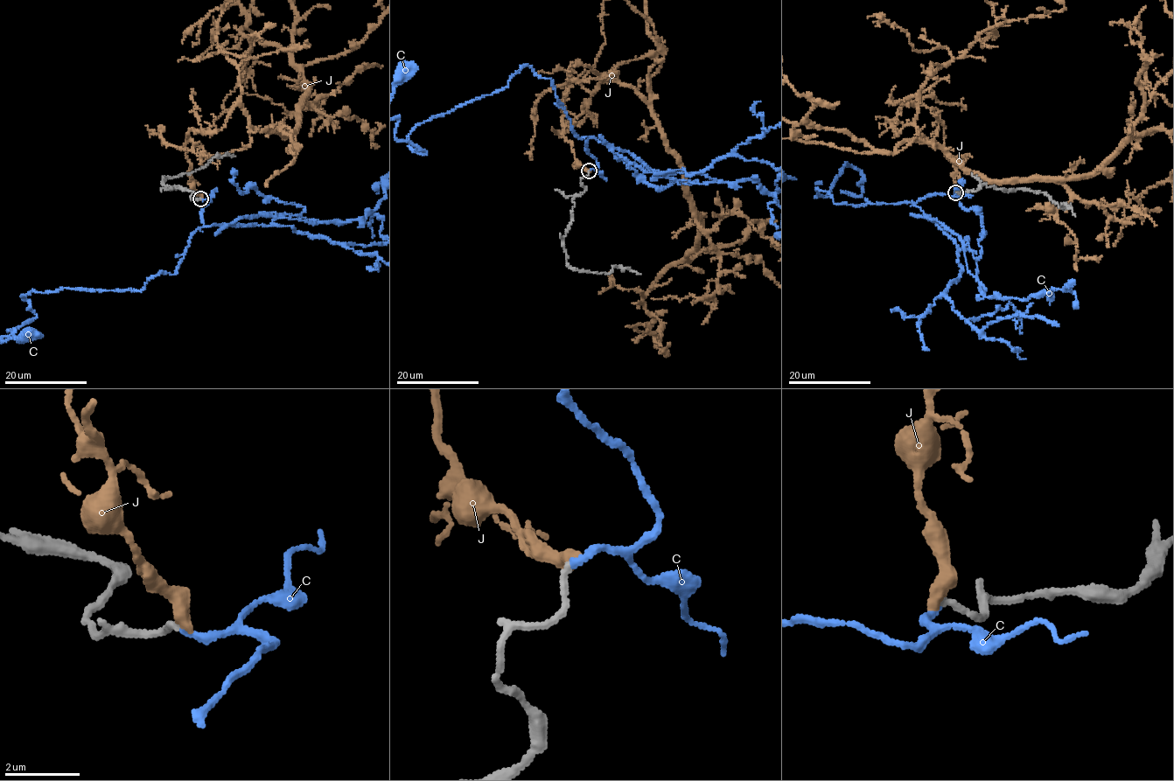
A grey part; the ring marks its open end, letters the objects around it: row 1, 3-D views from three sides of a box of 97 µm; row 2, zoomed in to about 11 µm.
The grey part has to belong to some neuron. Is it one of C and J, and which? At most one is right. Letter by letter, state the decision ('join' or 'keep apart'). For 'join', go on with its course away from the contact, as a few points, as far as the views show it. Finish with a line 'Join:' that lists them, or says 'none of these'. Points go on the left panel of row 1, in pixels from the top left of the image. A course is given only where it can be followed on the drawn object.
C: join; course (200, 198), (204, 225), (176, 274), (136, 290), (31, 291), (36, 317)
J: keep apart
Join: C

